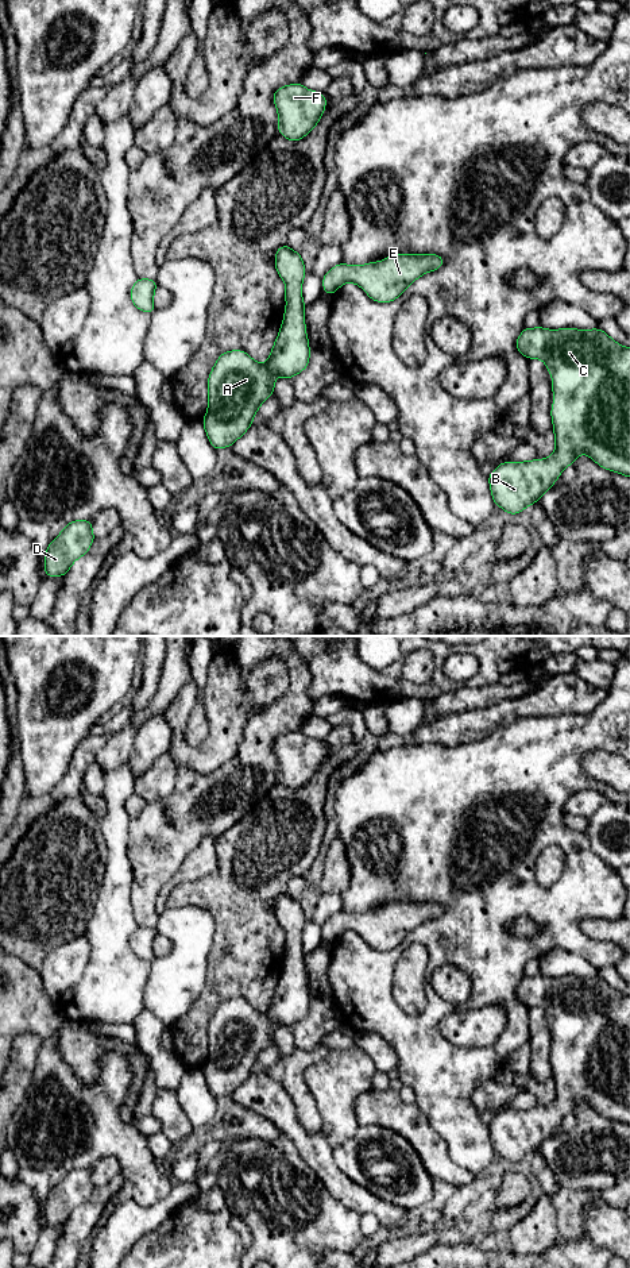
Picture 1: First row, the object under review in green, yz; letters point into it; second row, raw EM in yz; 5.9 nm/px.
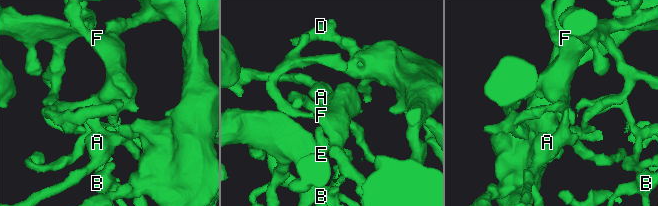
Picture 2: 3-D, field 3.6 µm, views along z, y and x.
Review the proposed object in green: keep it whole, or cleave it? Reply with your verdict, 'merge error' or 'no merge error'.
no merge error

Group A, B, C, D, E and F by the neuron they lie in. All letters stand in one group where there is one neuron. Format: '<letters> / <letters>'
A B C D E F

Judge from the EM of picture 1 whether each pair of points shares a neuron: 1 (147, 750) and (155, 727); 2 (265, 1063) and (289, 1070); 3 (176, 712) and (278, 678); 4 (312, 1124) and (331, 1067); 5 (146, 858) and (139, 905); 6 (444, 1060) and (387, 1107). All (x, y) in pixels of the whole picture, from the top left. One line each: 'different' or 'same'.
1: same
2: different
3: same
4: different
5: same
6: different

